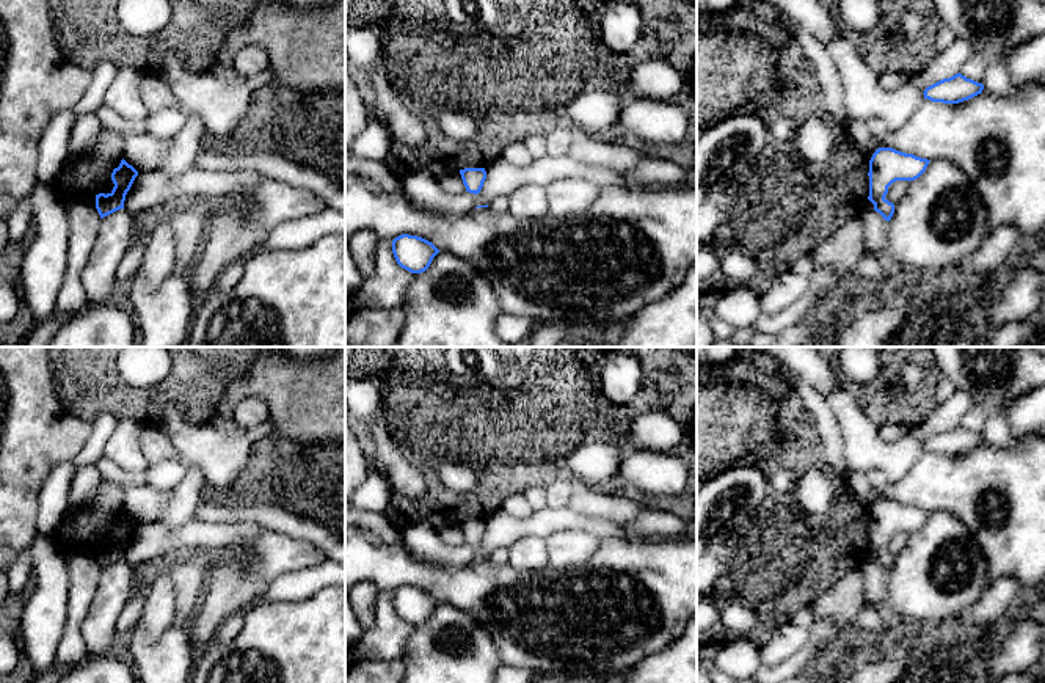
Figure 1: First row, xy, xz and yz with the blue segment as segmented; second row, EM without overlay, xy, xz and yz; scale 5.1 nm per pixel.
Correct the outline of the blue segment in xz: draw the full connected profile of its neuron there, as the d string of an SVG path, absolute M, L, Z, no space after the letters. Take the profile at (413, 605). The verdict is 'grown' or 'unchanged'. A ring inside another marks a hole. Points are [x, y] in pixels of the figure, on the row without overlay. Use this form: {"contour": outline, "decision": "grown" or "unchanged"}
{"contour": "M402 586L392 592L392 604L402 620L422 625L430 619L439 601L422 589Z", "decision": "unchanged"}

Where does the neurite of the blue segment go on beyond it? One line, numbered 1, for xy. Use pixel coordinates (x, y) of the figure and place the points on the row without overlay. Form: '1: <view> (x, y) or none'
1: none

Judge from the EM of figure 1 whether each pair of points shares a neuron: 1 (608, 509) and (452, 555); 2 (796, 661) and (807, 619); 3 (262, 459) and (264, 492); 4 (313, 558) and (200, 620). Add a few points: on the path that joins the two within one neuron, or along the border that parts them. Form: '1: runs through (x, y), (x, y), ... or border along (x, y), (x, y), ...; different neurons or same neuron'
1: border along (568, 506), (584, 515), (609, 518), (620, 525); different neurons
2: border along (815, 620), (808, 630); different neurons
3: runs through (264, 467), (264, 484); same neuron
4: runs through (284, 558), (264, 558), (228, 594); same neuron

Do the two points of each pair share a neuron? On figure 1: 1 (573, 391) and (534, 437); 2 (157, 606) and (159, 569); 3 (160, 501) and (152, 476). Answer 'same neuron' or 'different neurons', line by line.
1: same neuron
2: same neuron
3: different neurons

